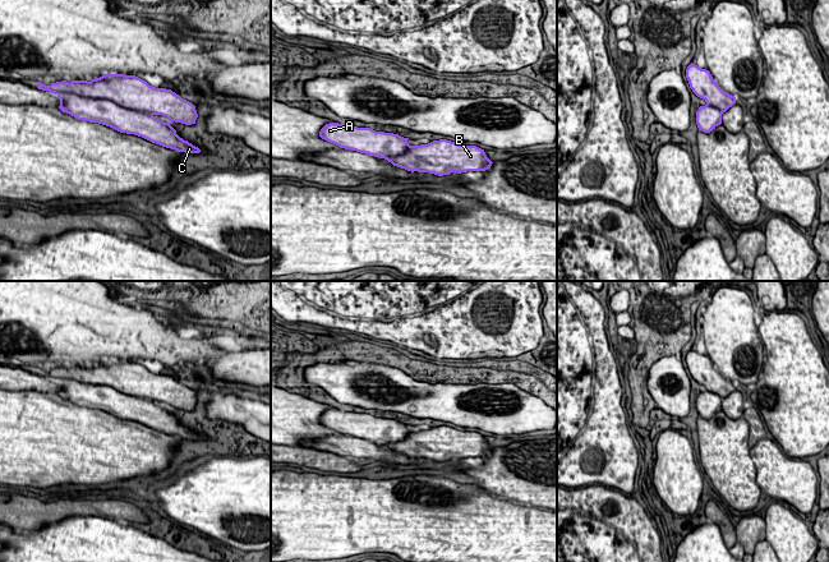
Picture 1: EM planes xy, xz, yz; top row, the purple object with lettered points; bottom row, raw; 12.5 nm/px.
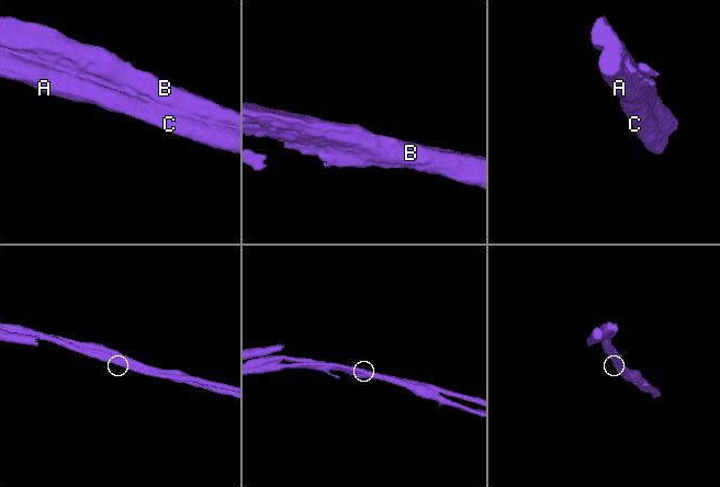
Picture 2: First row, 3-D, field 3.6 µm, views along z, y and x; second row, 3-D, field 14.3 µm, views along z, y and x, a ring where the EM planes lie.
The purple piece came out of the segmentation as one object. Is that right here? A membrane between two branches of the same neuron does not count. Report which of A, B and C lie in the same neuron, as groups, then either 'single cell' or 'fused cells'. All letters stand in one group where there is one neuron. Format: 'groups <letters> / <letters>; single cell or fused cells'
groups A C / B; fused cells

